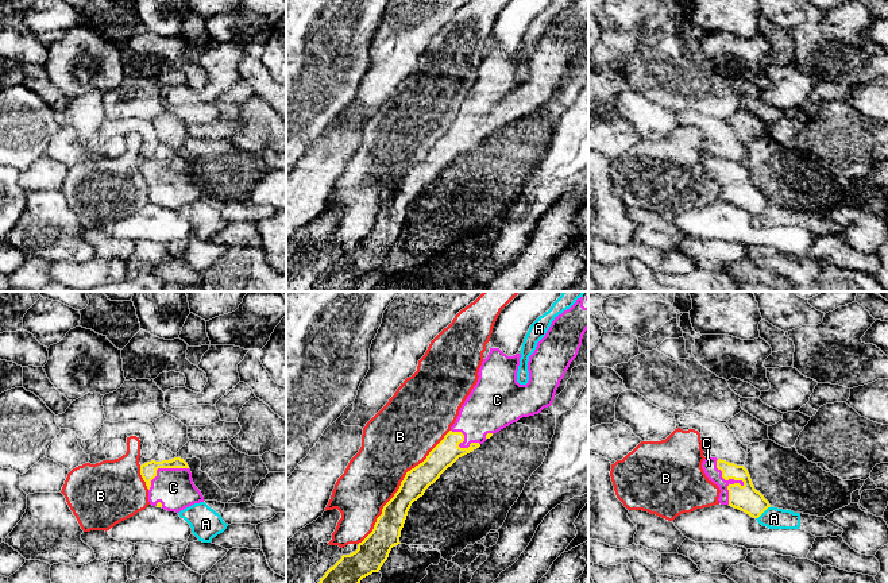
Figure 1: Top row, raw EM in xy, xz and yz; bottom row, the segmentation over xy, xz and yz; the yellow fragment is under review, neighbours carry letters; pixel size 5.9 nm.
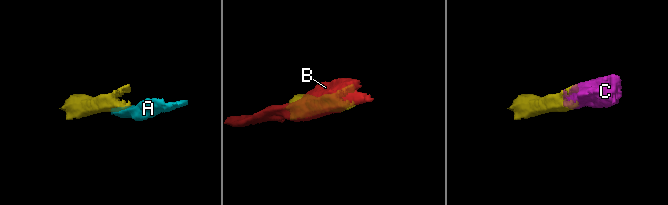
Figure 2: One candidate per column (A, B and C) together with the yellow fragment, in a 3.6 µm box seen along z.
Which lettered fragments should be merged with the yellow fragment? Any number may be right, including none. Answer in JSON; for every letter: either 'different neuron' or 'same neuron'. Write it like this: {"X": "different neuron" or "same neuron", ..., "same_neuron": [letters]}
{"A": "different neuron", "B": "different neuron", "C": "same neuron", "same_neuron": ["C"]}

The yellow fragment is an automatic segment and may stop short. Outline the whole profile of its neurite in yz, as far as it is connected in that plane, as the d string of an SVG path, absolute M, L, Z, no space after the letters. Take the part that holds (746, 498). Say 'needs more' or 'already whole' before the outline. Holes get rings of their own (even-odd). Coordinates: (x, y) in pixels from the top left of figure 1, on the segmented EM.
needs more; M706 457L702 468L709 480L719 487L718 501L721 505L729 505L753 518L758 518L771 507L764 495L754 489L750 475L744 466L717 457Z

